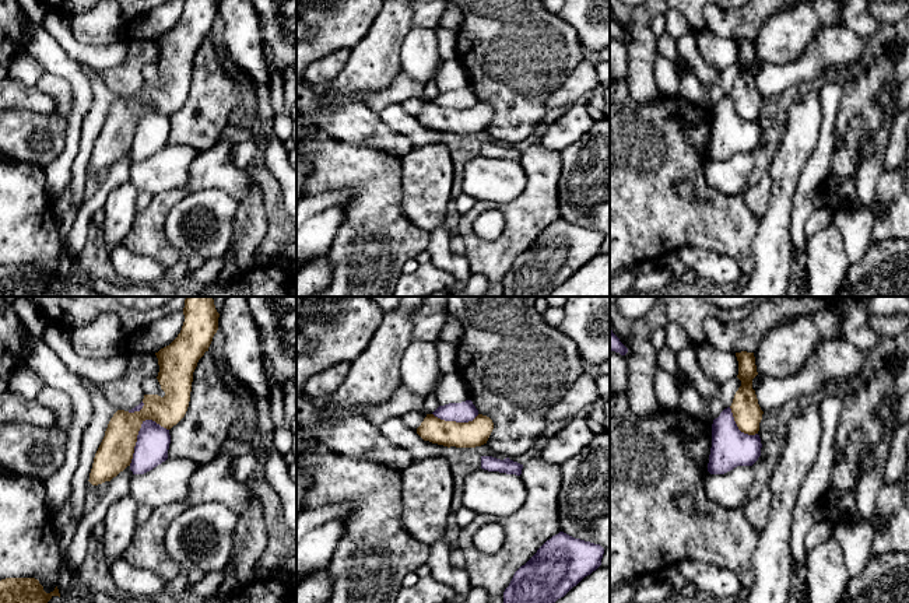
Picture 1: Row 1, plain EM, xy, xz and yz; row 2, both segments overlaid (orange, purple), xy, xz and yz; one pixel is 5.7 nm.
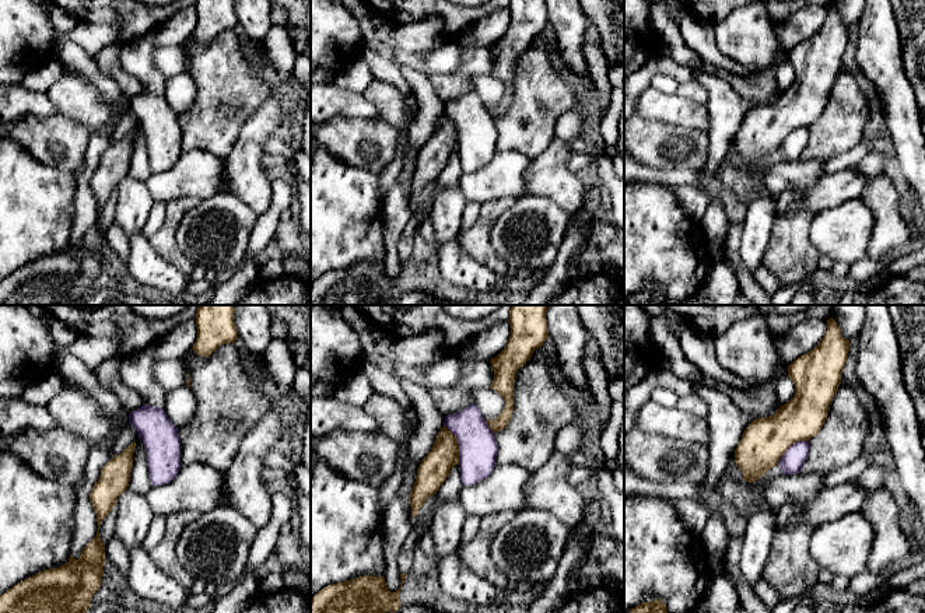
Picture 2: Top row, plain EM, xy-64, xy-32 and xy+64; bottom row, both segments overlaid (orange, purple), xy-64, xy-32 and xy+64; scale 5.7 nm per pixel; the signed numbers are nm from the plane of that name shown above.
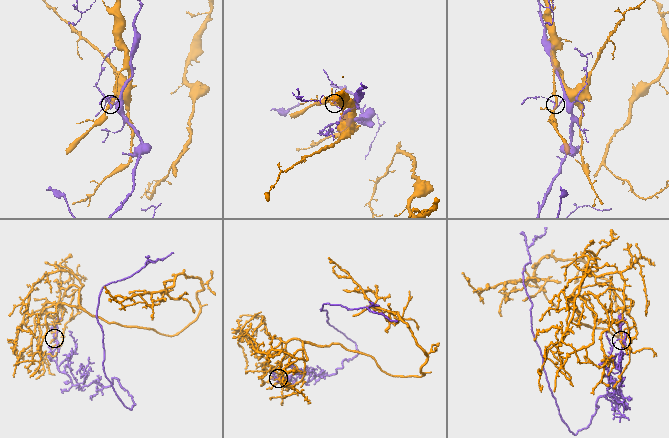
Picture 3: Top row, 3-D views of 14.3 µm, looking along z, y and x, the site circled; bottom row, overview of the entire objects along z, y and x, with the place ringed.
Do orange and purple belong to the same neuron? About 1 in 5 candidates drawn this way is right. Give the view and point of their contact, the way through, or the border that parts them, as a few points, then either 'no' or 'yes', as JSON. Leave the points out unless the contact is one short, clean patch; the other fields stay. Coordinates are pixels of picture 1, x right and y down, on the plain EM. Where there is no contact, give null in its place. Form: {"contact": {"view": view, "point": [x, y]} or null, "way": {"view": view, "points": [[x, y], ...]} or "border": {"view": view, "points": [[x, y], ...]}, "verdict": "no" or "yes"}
{"contact": {"view": "xy", "point": [139, 116]}, "verdict": "no"}

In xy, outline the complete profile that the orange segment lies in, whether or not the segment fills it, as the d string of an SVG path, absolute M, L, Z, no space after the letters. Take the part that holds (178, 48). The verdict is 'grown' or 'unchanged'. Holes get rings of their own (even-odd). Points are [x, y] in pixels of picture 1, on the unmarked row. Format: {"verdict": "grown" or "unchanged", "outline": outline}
{"verdict": "unchanged", "outline": "M220 0L183 1L185 8L178 24L155 39L159 52L157 66L165 83L144 81L140 98L117 97L113 101L94 144L88 166L92 172L110 168L130 152L137 122L145 106L171 116L185 104L193 59L218 17Z"}

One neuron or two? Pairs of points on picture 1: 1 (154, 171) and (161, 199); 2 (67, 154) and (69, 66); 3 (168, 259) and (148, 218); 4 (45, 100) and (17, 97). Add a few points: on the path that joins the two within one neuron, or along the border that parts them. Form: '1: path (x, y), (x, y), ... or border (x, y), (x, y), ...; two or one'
1: border (167, 190), (154, 195); two
2: path (73, 132), (79, 109), (79, 88); one
3: path (160, 249), (148, 238), (148, 228); one
4: path (38, 100), (24, 97); one

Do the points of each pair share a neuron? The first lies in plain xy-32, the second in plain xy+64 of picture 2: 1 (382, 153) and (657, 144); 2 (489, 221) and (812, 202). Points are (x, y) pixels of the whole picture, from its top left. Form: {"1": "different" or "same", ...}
{"1": "same", "2": "different"}

